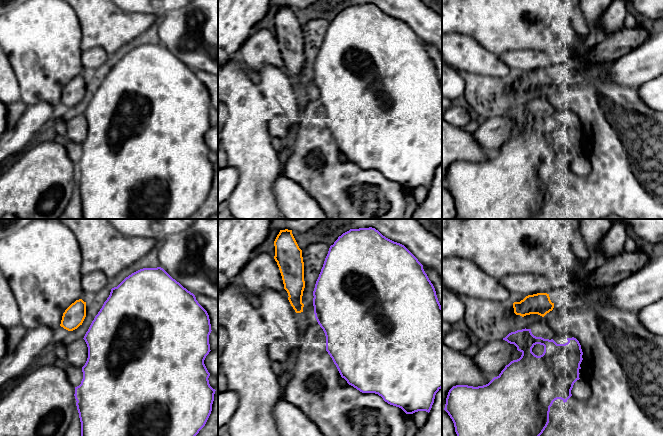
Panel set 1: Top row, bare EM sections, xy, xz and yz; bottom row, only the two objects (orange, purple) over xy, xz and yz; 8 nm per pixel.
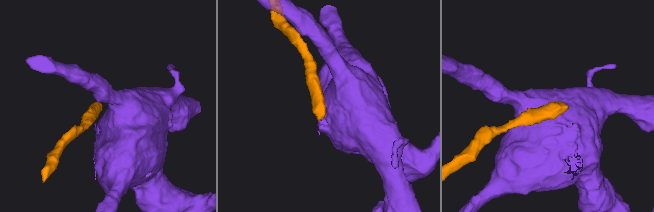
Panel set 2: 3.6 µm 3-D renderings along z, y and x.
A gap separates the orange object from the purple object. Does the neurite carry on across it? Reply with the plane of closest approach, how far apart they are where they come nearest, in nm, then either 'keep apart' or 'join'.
view xy; gap 70 nm; keep apart

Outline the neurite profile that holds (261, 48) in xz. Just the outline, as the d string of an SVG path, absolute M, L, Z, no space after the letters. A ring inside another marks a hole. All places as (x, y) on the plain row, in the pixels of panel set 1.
M266 29L252 32L241 45L238 56L256 73L267 65L280 69L284 67L284 60L277 38Z

